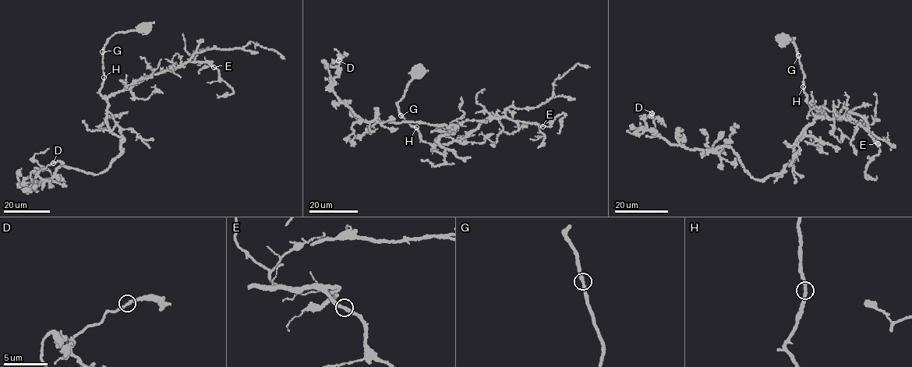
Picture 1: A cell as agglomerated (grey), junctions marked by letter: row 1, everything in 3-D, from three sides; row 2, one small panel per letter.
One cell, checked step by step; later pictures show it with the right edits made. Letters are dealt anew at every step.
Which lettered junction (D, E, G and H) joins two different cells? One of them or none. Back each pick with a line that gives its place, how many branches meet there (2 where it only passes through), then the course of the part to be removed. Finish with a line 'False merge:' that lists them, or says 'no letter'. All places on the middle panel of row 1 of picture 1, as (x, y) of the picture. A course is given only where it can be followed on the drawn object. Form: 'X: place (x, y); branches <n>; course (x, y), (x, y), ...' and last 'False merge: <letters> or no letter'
False merge: no letter

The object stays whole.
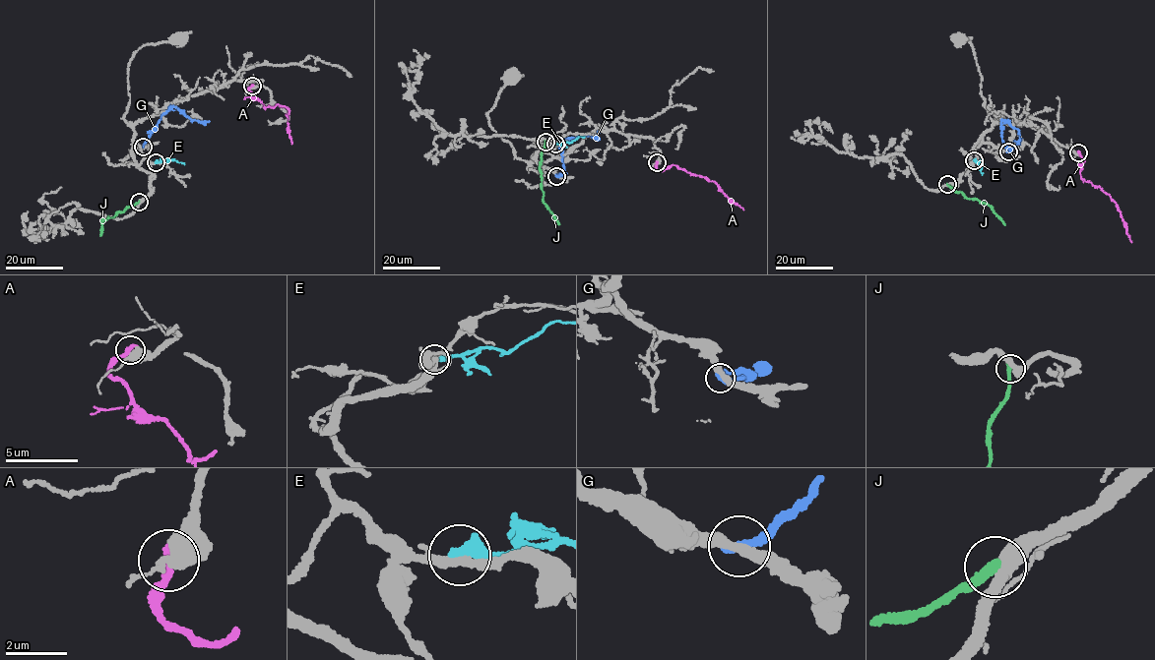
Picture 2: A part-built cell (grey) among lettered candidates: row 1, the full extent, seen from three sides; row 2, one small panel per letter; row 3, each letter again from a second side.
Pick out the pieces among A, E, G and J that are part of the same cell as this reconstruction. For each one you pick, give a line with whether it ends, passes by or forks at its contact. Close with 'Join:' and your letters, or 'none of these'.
A: it ends
Join: A

